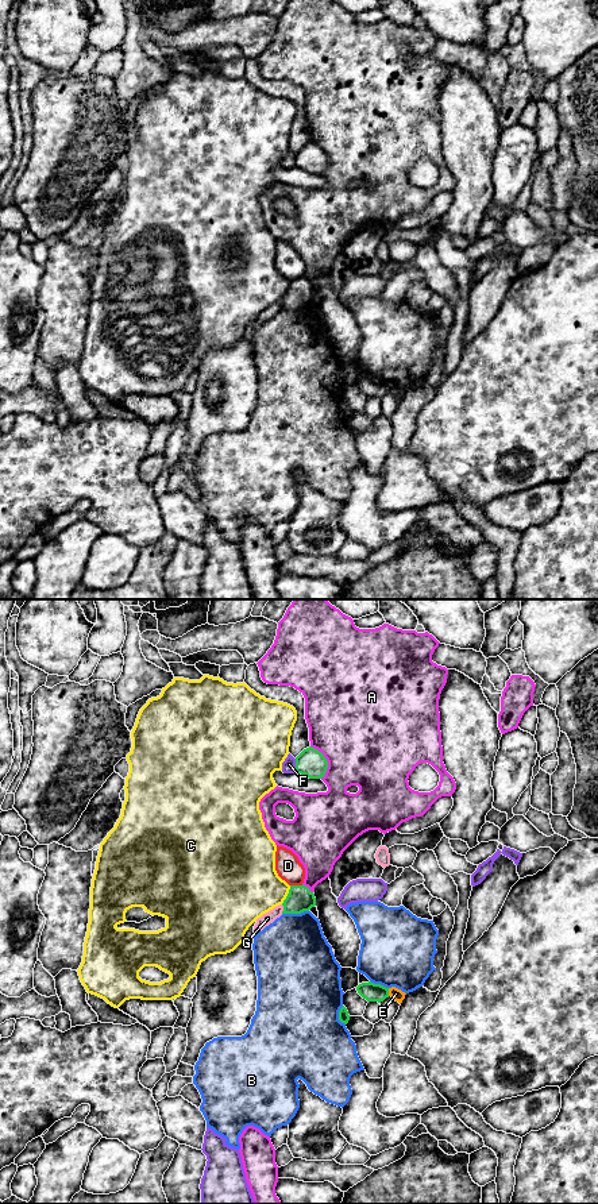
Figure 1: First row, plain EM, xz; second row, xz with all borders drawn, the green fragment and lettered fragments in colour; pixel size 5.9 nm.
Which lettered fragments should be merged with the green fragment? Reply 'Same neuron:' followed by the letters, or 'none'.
Same neuron: G

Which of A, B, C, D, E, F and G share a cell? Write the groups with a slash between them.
A / B / C / D / E / F / G

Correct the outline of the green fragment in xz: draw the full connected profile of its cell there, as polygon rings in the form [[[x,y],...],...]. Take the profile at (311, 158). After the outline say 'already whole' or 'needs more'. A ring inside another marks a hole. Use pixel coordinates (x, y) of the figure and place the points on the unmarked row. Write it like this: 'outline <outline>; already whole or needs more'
outline [[[309,142],[296,153],[296,167],[309,174],[324,173],[328,157],[321,147]]]; already whole

